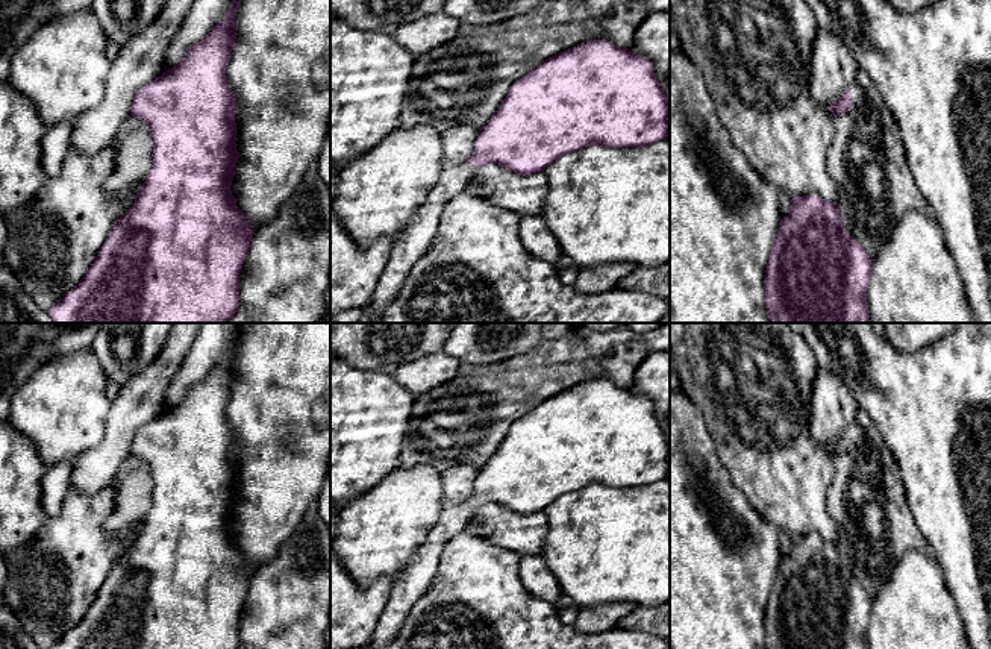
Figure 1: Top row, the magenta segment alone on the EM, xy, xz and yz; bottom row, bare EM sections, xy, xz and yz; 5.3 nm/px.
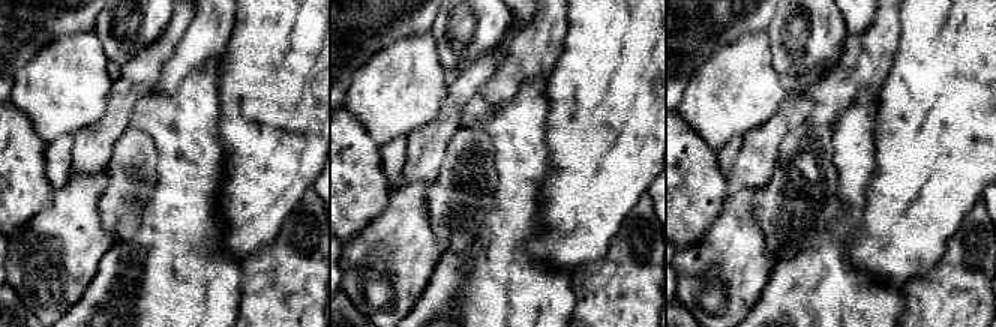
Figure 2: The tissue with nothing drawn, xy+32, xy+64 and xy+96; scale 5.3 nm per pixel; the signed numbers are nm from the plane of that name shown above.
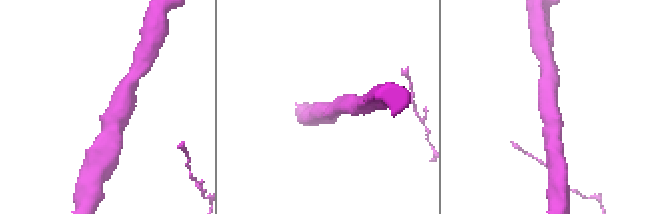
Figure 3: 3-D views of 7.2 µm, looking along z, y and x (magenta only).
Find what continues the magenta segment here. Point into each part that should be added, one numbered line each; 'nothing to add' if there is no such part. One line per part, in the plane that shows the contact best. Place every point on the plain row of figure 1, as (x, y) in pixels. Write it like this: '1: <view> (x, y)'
1: yz (856, 432)

